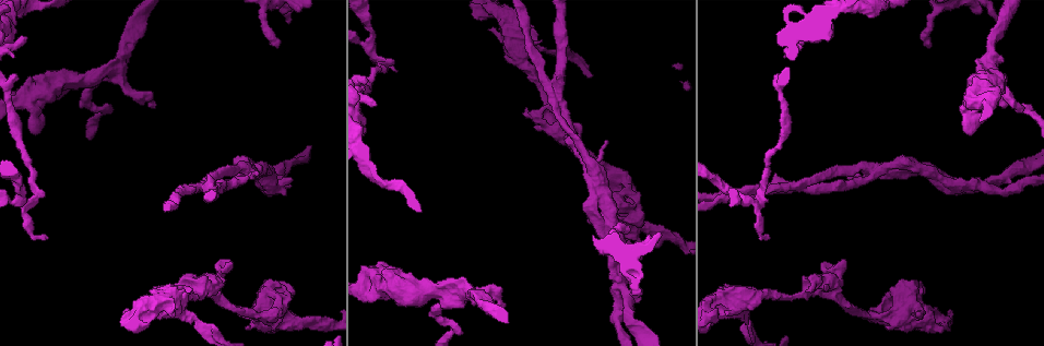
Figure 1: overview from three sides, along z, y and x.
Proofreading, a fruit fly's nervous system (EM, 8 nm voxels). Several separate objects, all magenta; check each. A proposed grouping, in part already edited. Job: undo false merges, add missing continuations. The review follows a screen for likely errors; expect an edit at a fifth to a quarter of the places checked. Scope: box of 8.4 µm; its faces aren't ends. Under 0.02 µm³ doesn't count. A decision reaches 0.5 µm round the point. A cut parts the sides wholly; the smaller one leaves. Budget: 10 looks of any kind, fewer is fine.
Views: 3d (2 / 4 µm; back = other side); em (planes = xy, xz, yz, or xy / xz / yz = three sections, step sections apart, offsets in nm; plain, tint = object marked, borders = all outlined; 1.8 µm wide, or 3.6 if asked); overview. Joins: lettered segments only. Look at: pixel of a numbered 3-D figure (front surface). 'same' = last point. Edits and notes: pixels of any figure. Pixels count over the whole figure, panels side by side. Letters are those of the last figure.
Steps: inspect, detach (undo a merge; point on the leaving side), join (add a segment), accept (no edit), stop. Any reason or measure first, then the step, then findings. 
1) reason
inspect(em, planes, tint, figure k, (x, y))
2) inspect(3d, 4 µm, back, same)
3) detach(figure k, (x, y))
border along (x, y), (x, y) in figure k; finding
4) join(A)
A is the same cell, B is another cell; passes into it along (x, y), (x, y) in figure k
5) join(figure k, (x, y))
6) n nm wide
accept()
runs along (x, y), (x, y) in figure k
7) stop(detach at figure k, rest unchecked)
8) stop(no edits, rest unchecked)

branch stops here
inspect(em, planes, plain, figure 1, (375, 106))

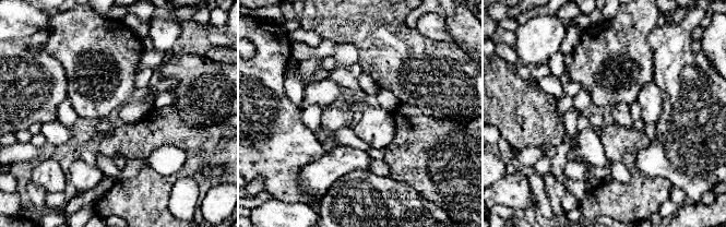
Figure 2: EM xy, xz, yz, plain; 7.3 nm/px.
see the neighbours
inspect(em, planes, borders, same)

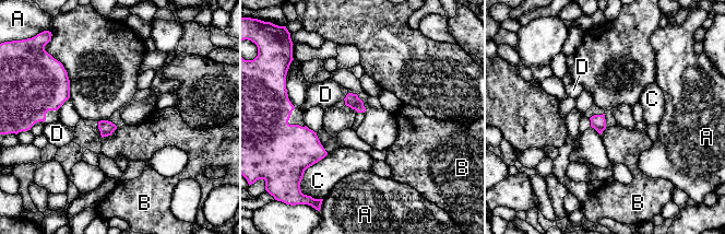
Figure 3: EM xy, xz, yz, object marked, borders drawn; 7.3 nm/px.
C touches over 190 nm
accept()
A, B, C and D are other cells; border along (117, 128), (110, 135), (103, 138) in figure 3; no lettered segment goes on from it

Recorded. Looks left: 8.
a fork
inspect(3d, 4 µm, figure 1, (785, 189))

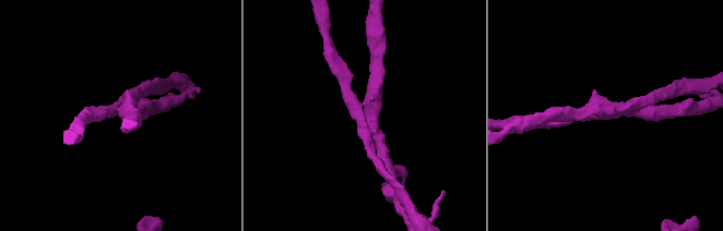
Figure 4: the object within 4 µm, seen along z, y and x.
3 arms; arms of 190, 200, 200 nm; shape alone is not enough
inspect(em, xz, step 16, borders, figure 4, (608, 111))

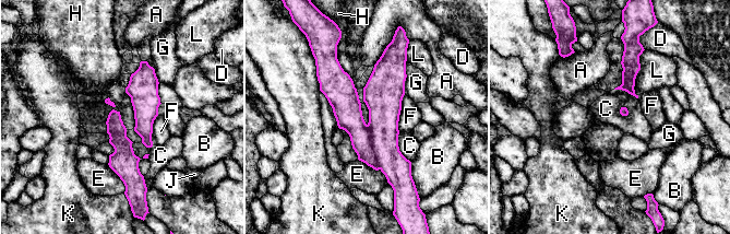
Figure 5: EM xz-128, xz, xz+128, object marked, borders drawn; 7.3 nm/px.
detach(figure 5, (383, 115))
A, B, C, D, E, F, G, H, J, K and L are other cells; border along (367, 125), (380, 168) in figure 5; a second neuron is stuck on

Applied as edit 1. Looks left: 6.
inspect(overview)

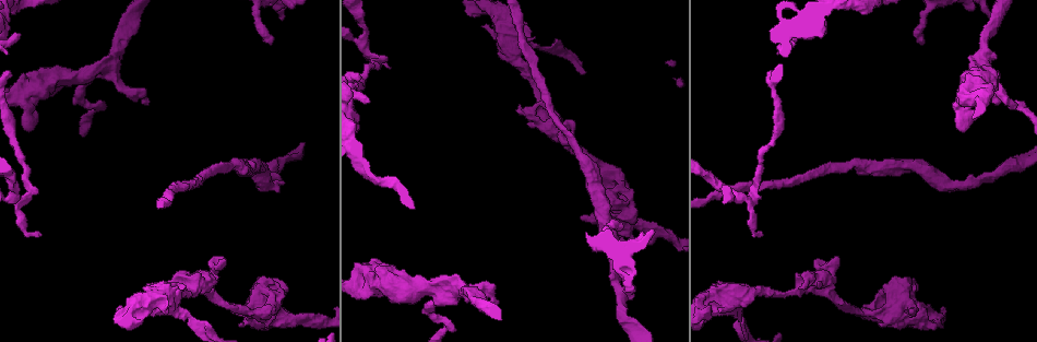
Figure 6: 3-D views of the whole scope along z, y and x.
branch stops here
inspect(em, xy, step 4, borders, figure 6, (803, 289))

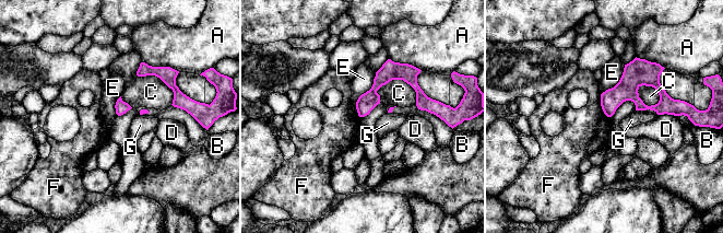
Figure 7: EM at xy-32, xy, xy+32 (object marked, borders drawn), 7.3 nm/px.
C touches over 400 nm
accept()
A, B, C, D, E, F and G are other cells; none of them fits

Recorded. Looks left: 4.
sudden change in width
inspect(em, 3.6 µm, planes, plain, figure 6, (615, 219))

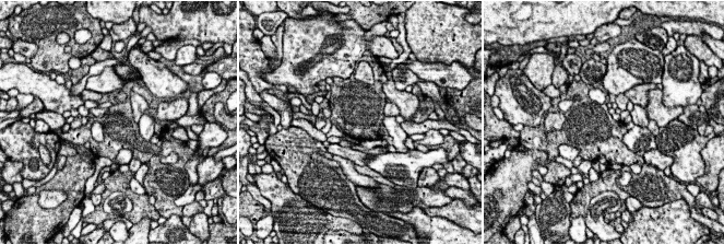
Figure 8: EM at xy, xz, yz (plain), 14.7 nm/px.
what lies round it
inspect(em, 3.6 µm, planes, borders, same)

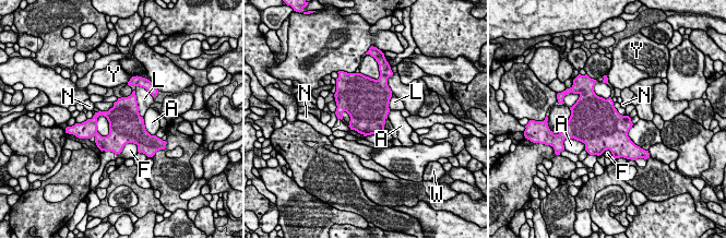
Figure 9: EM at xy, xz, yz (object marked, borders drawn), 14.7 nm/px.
accept()
A, F, L, N, W and Y are other cells; border along (134, 91), (138, 111), (142, 117) in figure 9; one neuron here

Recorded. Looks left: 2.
stop(detach at figure 5, rest unchecked)

